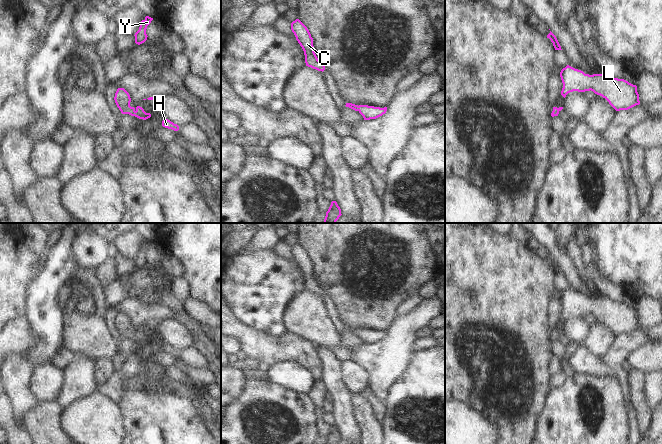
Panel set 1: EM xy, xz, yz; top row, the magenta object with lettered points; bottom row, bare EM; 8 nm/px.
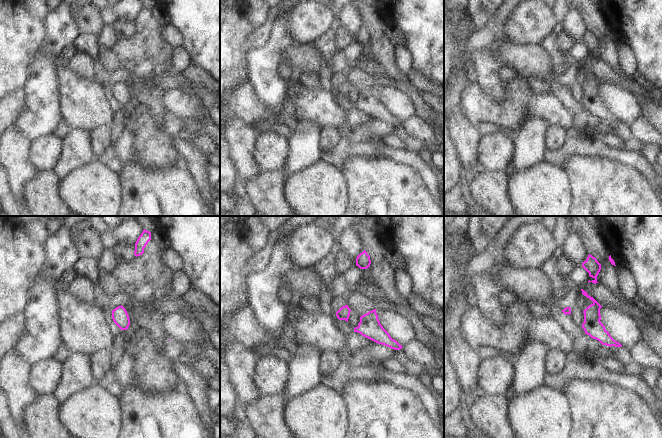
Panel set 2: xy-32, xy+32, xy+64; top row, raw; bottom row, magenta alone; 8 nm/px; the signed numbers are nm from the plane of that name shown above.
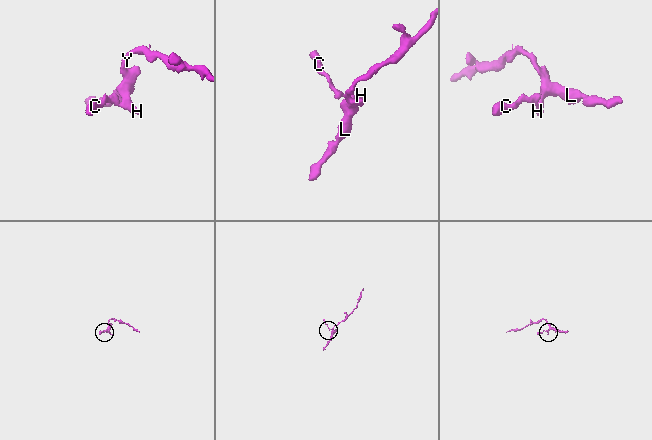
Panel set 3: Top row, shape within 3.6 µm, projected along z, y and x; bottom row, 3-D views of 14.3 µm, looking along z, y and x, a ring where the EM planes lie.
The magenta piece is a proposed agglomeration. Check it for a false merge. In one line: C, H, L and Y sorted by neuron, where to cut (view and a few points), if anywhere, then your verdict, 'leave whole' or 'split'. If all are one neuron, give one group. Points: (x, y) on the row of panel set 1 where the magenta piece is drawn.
groups C H L Y; cut none; leave whole

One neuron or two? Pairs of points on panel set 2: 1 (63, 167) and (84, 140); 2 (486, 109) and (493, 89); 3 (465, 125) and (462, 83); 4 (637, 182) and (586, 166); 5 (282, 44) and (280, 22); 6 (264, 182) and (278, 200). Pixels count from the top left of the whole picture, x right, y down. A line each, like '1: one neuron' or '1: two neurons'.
1: one neuron
2: two neurons
3: one neuron
4: one neuron
5: one neuron
6: one neuron

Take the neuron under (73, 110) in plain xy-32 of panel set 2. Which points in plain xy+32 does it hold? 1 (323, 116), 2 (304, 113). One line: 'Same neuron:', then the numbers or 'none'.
Same neuron: 1, 2

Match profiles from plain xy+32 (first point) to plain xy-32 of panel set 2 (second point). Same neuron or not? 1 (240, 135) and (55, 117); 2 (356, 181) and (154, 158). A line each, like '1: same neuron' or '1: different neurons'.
1: different neurons
2: different neurons

